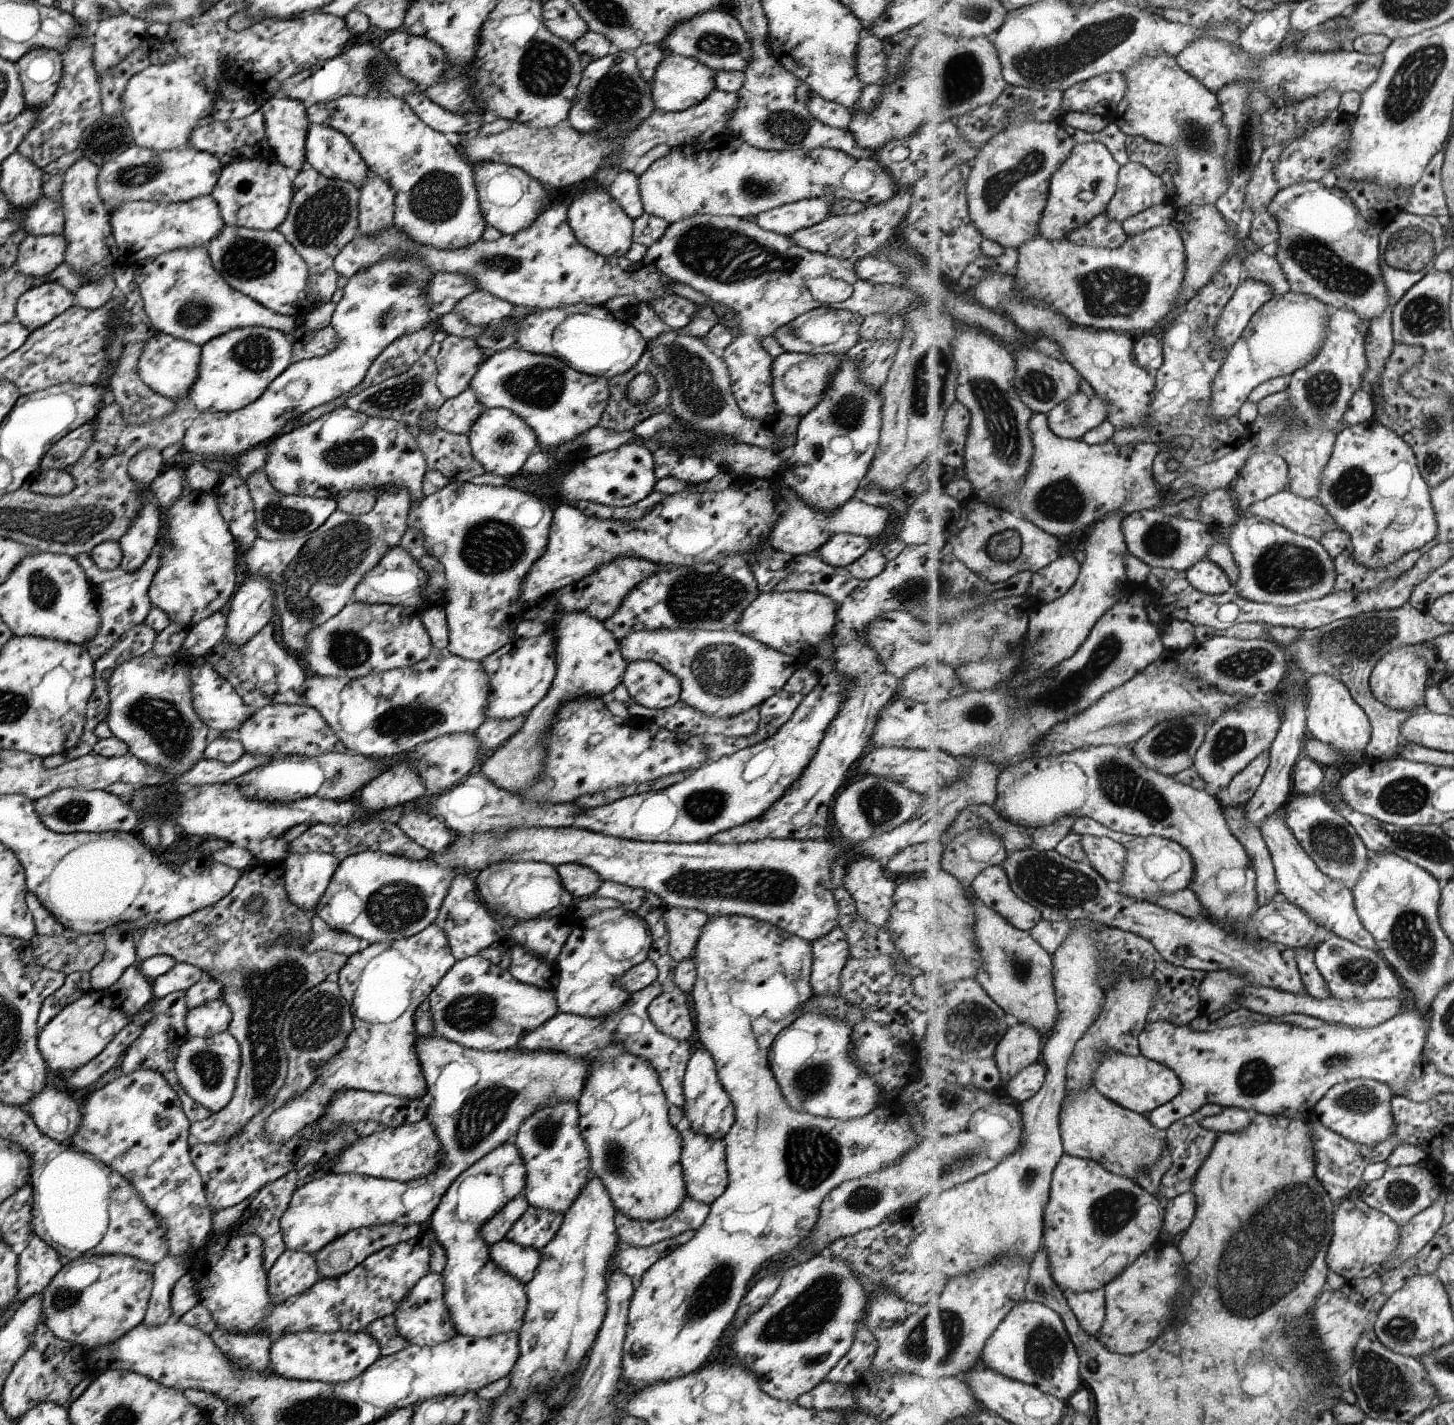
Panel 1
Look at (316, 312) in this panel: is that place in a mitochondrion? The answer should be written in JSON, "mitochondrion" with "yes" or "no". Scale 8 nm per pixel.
{"mitochondrion":"no"}

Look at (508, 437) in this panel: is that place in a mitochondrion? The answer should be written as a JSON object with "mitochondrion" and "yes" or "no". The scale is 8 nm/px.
{"mitochondrion":"yes"}

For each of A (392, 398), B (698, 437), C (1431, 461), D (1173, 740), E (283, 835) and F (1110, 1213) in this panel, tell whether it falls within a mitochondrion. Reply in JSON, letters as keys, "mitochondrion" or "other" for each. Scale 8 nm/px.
{"A":"mitochondrion","B":"mitochondrion","C":"mitochondrion","D":"mitochondrion","E":"other","F":"mitochondrion"}

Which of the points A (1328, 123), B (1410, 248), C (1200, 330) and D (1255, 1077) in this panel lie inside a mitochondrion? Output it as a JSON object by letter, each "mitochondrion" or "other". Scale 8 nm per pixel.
{"A":"other","B":"mitochondrion","C":"mitochondrion","D":"mitochondrion"}

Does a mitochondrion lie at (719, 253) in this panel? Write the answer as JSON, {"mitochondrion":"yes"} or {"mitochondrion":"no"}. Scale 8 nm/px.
{"mitochondrion":"yes"}

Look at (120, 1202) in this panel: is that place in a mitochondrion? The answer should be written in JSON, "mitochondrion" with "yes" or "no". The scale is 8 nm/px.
{"mitochondrion":"yes"}

